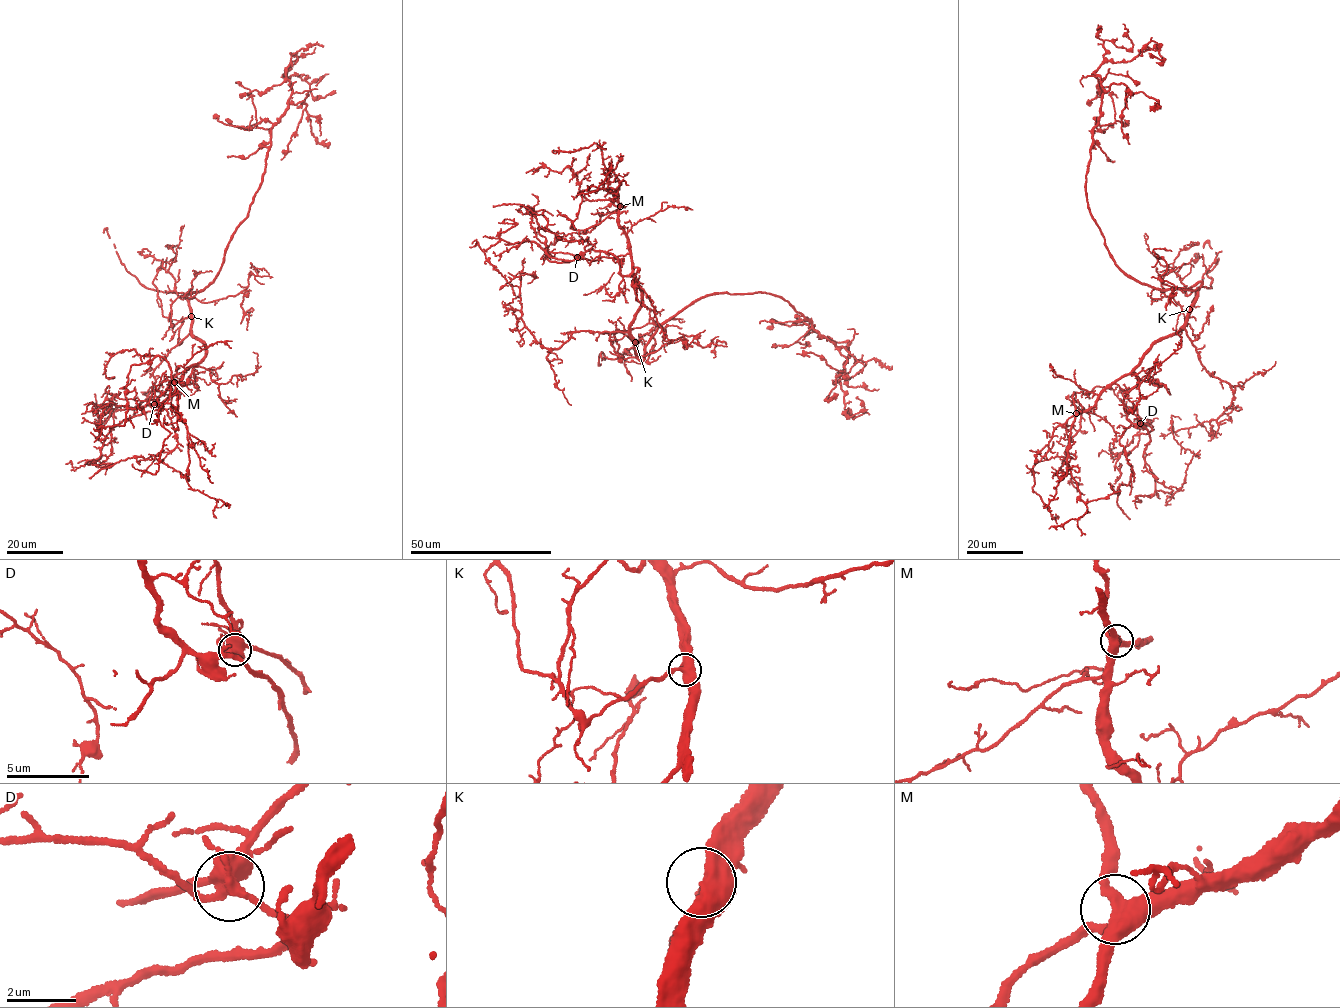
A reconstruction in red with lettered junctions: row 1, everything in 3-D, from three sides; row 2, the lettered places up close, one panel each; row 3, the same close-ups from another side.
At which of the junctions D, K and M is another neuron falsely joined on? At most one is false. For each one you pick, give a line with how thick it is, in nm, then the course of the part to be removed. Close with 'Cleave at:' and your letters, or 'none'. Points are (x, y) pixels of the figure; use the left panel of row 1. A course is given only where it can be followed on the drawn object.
Cleave at: none

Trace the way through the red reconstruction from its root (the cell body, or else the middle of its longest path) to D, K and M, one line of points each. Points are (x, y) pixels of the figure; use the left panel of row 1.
D: (193, 293), (186, 296), (190, 330), (205, 345), (205, 355), (198, 364), (174, 376), (154, 404)
K: (193, 293), (189, 291), (186, 296), (191, 316)
M: (193, 293), (186, 296), (190, 330), (205, 345), (205, 355), (174, 382)

